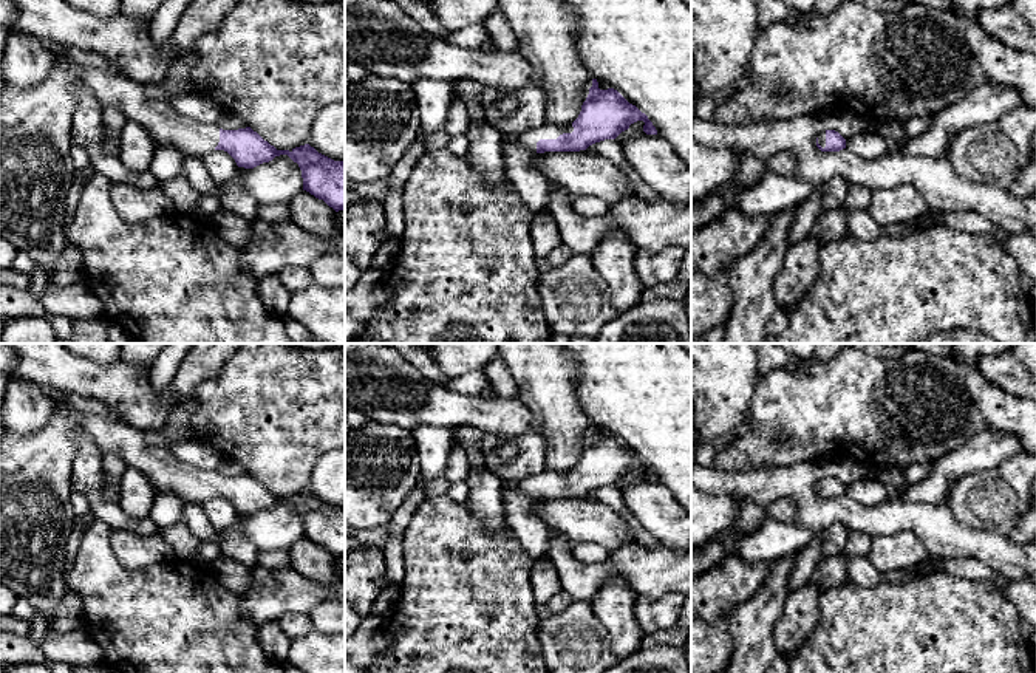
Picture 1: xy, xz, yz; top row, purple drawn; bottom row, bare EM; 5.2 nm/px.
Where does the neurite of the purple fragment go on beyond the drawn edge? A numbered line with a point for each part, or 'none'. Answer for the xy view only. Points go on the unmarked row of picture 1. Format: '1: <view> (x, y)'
1: xy (166, 472)

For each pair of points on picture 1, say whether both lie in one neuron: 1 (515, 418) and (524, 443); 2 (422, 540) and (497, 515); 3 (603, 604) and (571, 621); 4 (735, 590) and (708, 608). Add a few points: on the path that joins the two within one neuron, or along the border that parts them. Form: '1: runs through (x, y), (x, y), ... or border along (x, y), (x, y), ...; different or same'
1: border along (484, 433), (541, 435); different
2: border along (466, 503), (467, 509), (489, 531), (507, 528); different
3: border along (591, 604), (610, 641); different
4: runs through (729, 590), (715, 602); same

